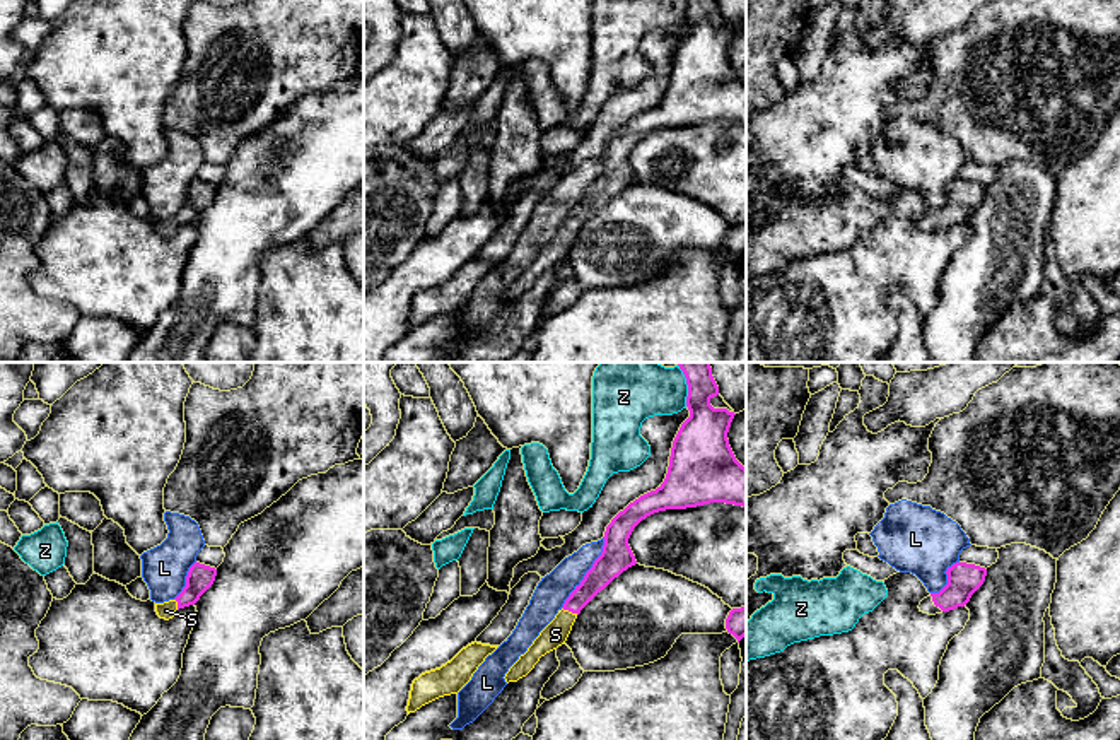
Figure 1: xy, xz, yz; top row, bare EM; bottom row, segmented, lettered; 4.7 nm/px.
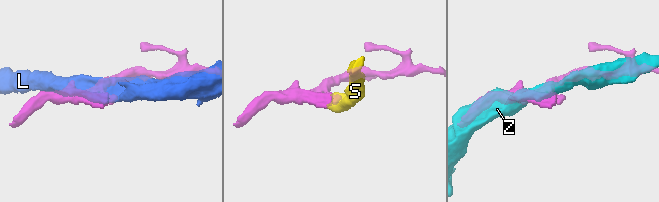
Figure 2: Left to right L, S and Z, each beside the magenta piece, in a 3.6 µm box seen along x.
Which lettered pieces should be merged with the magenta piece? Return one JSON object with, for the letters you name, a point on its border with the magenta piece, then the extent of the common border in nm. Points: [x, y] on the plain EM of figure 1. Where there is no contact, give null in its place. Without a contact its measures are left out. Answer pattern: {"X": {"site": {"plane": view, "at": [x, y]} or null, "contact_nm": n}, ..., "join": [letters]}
{"S": {"site": {"plane": "xz", "at": [571, 228]}, "contact_nm": 90}, "join": ["S"]}

